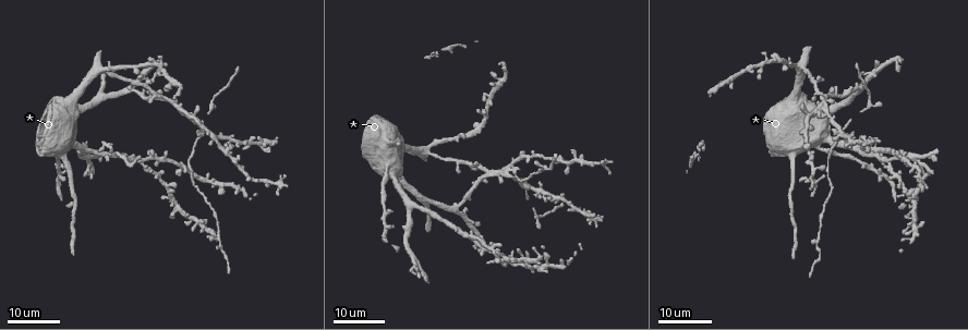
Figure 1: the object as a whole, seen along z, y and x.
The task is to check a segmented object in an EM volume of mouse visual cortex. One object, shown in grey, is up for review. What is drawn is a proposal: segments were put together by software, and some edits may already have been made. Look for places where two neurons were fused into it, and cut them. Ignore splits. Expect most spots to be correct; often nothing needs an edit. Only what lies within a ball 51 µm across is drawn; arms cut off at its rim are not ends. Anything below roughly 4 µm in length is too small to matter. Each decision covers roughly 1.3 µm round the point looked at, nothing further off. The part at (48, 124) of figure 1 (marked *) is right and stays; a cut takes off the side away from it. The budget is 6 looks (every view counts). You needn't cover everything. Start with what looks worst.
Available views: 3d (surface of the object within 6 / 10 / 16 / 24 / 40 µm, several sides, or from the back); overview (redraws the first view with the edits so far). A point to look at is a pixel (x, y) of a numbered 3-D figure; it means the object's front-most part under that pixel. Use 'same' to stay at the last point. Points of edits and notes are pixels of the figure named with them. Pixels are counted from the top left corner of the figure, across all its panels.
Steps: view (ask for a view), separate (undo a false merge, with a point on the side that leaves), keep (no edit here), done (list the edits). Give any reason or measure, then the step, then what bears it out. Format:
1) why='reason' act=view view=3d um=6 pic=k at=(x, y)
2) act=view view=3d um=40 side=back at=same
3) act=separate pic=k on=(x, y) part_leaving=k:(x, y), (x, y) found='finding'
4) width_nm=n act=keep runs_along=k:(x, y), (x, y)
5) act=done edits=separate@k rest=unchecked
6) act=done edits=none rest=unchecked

why='a narrow waist' act=view view=3d um=24 pic=1 at=(817, 245)

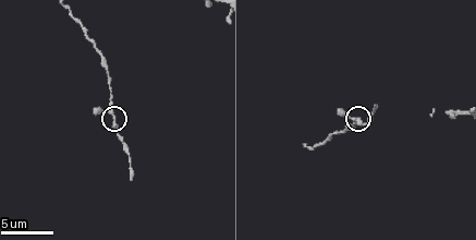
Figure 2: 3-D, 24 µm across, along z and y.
act=view view=3d um=6 pic=2 at=(358, 118)

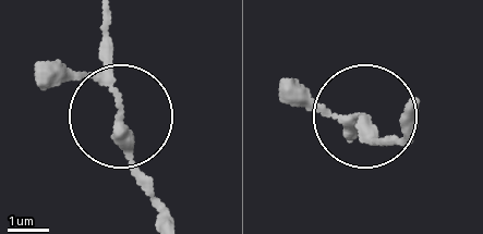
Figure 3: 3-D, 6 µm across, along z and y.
act=keep runs_along=3:(108, 20), (118, 134), (149, 204) found='all the same neuron'

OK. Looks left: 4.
why='calibre changes' act=view view=3d um=16 pic=1 at=(211, 100)

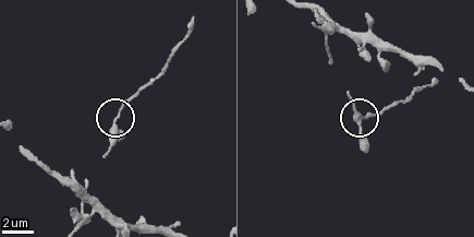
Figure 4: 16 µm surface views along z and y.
act=view view=3d um=10 pic=4 at=(115, 123)

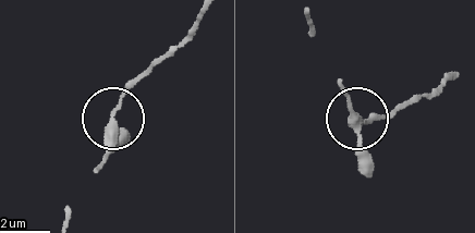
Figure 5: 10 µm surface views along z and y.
width_nm=280 act=keep found='one neuron here'

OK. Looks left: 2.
why='calibre changes' act=view view=3d um=16 pic=1 at=(199, 137)

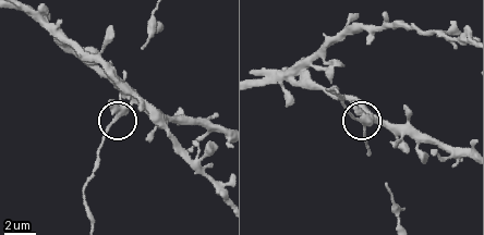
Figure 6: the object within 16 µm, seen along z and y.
why='closer look' act=view view=3d um=10 pic=6 at=(115, 121)

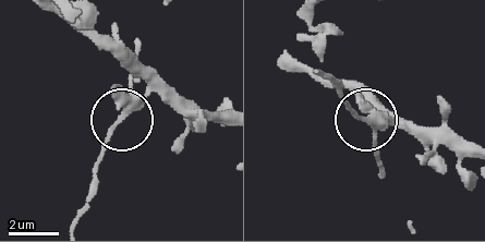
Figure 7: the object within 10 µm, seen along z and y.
arms=3 act=keep runs_along=7:(304, 72), (348, 81), (391, 122), (366, 119), (338, 94) found='continuous, no second neuron'

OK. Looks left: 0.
act=done edits=none rest=unchecked

